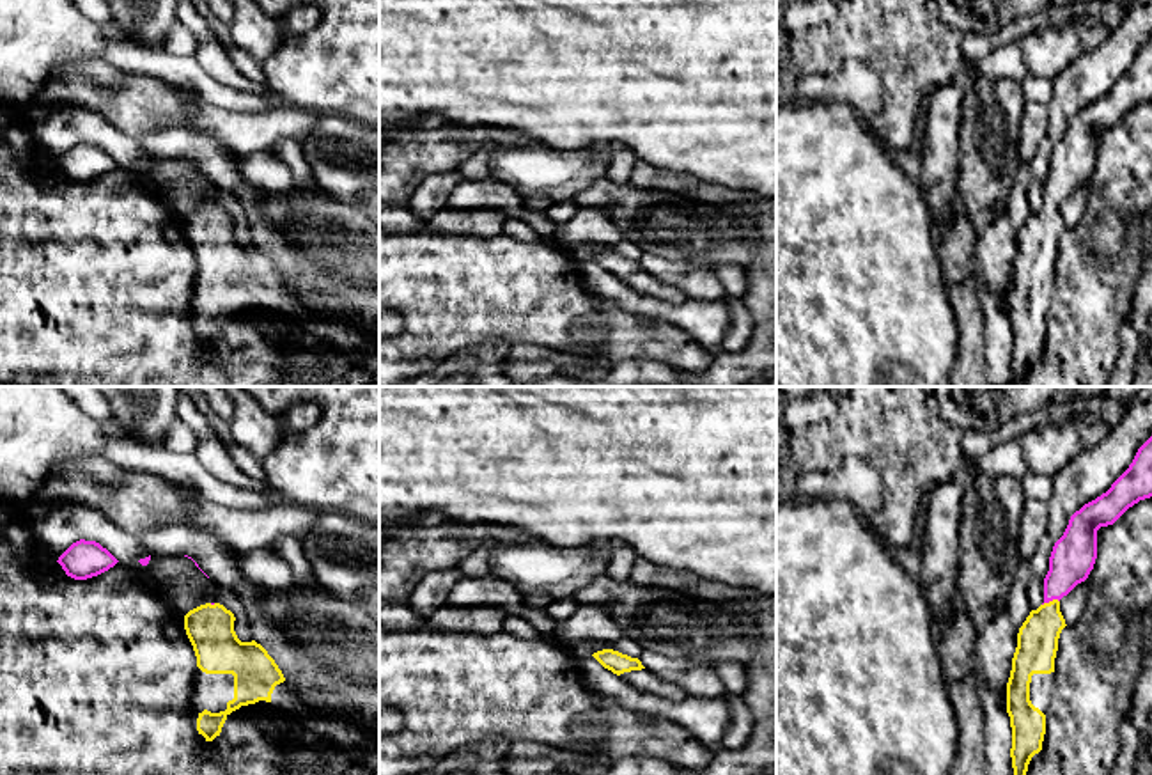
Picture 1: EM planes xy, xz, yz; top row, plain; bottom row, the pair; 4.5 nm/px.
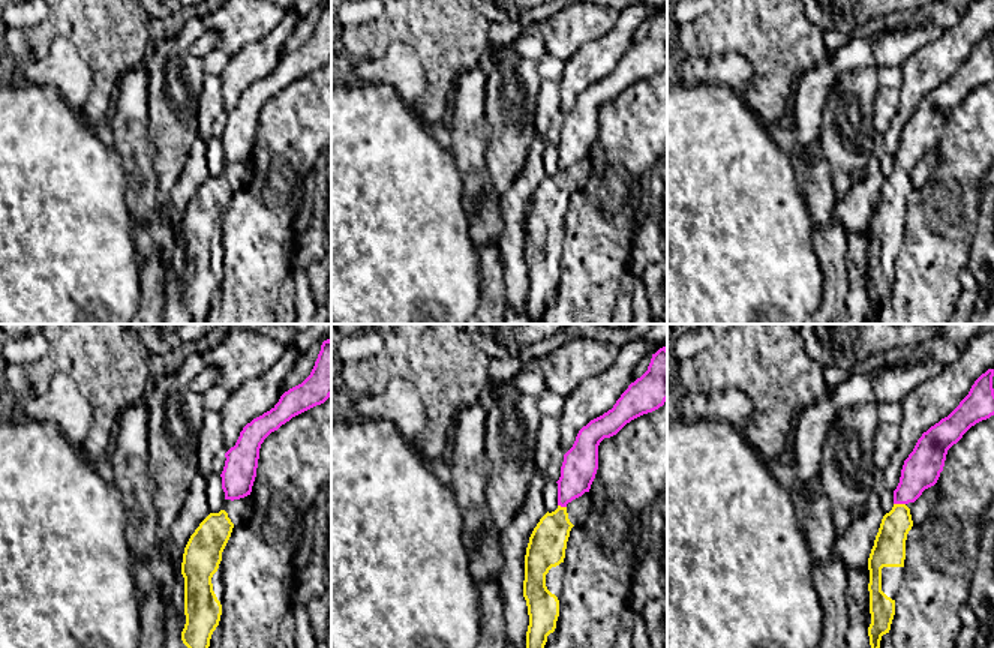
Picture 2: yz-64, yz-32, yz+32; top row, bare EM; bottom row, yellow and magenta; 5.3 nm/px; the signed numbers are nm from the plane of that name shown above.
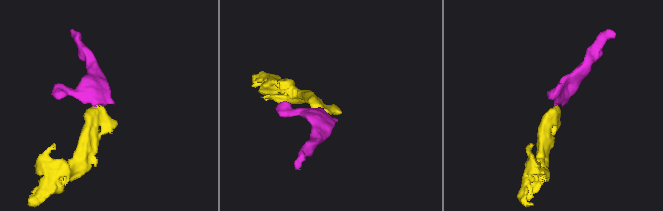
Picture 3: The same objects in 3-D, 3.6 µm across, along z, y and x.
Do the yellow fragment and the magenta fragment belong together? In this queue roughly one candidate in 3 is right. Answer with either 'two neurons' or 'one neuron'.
one neuron

